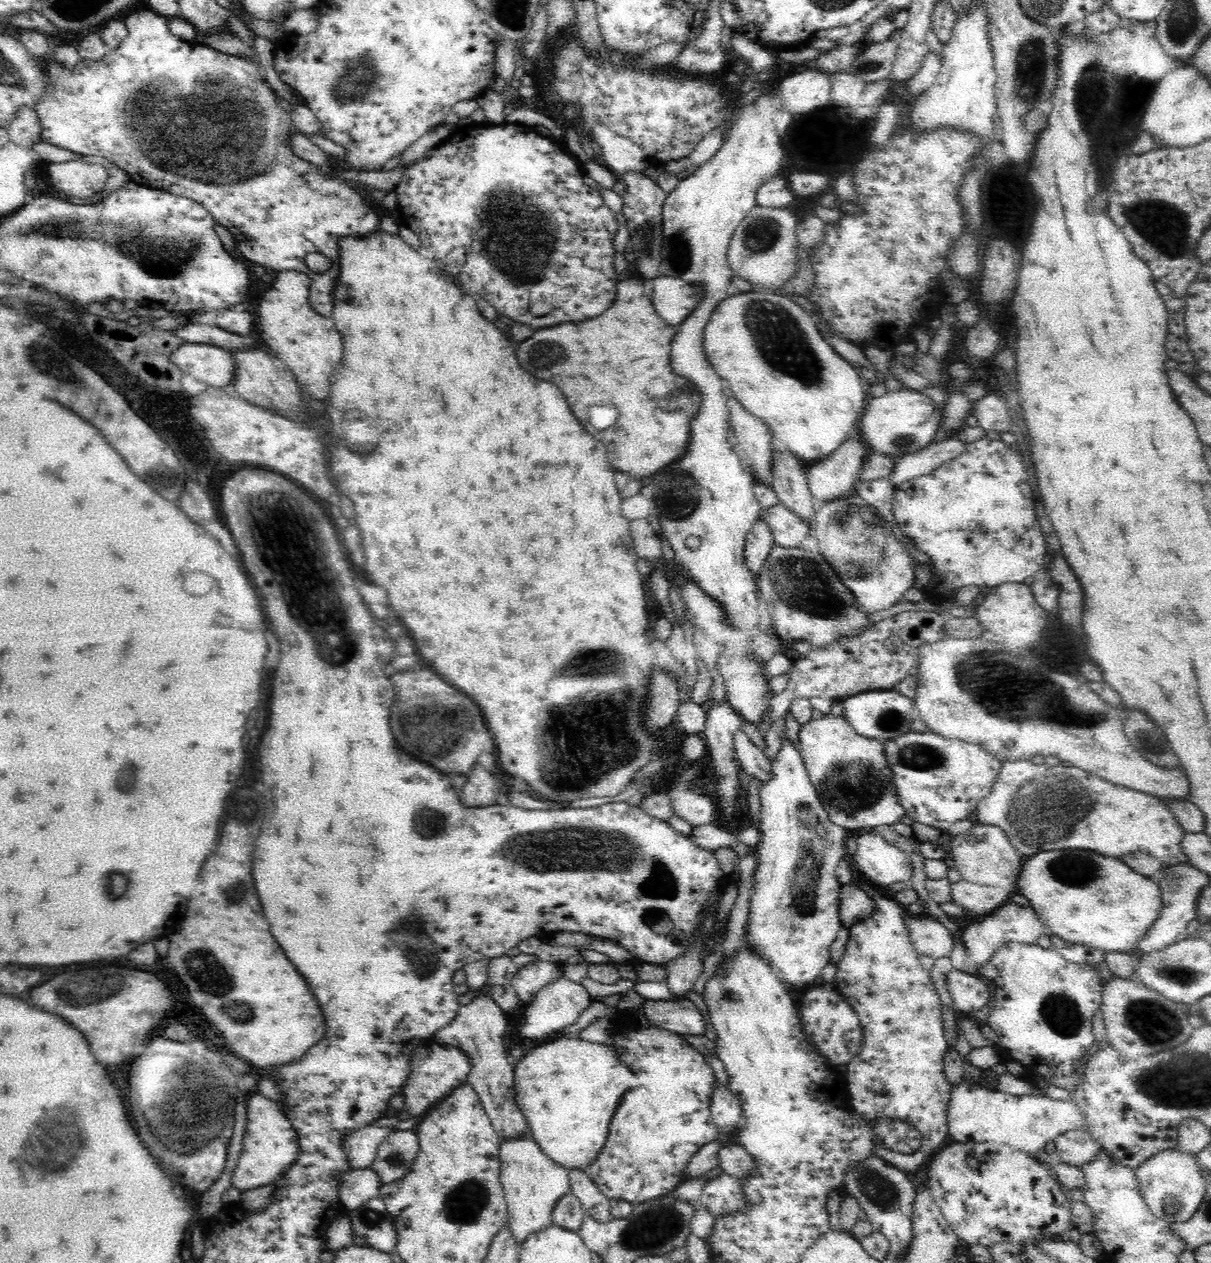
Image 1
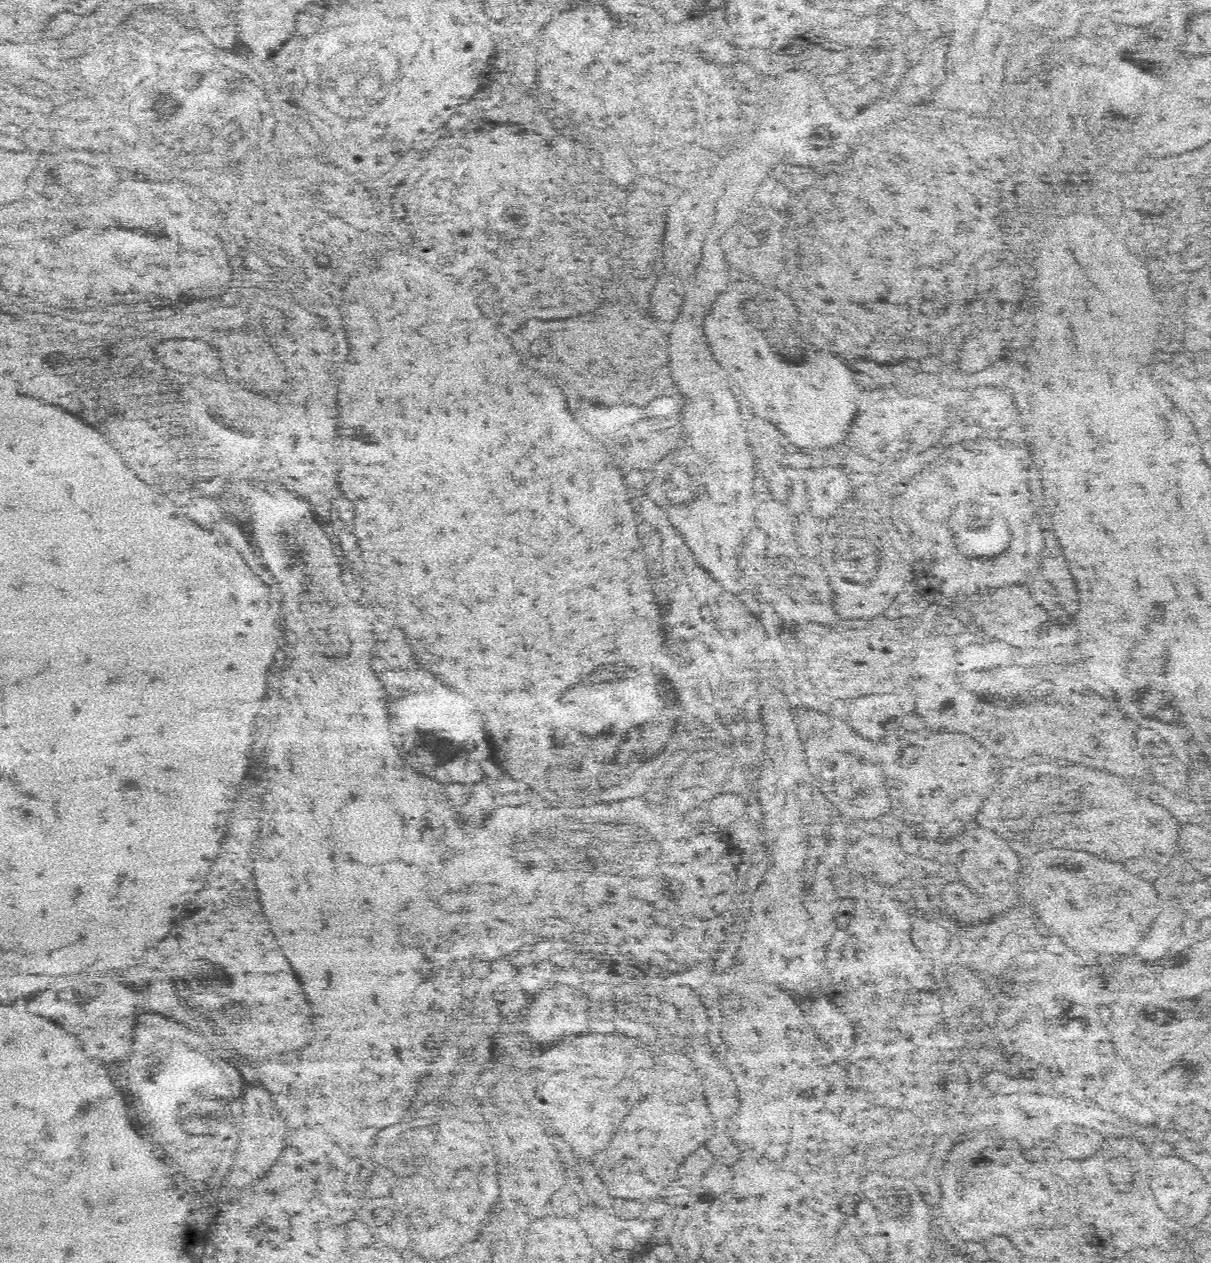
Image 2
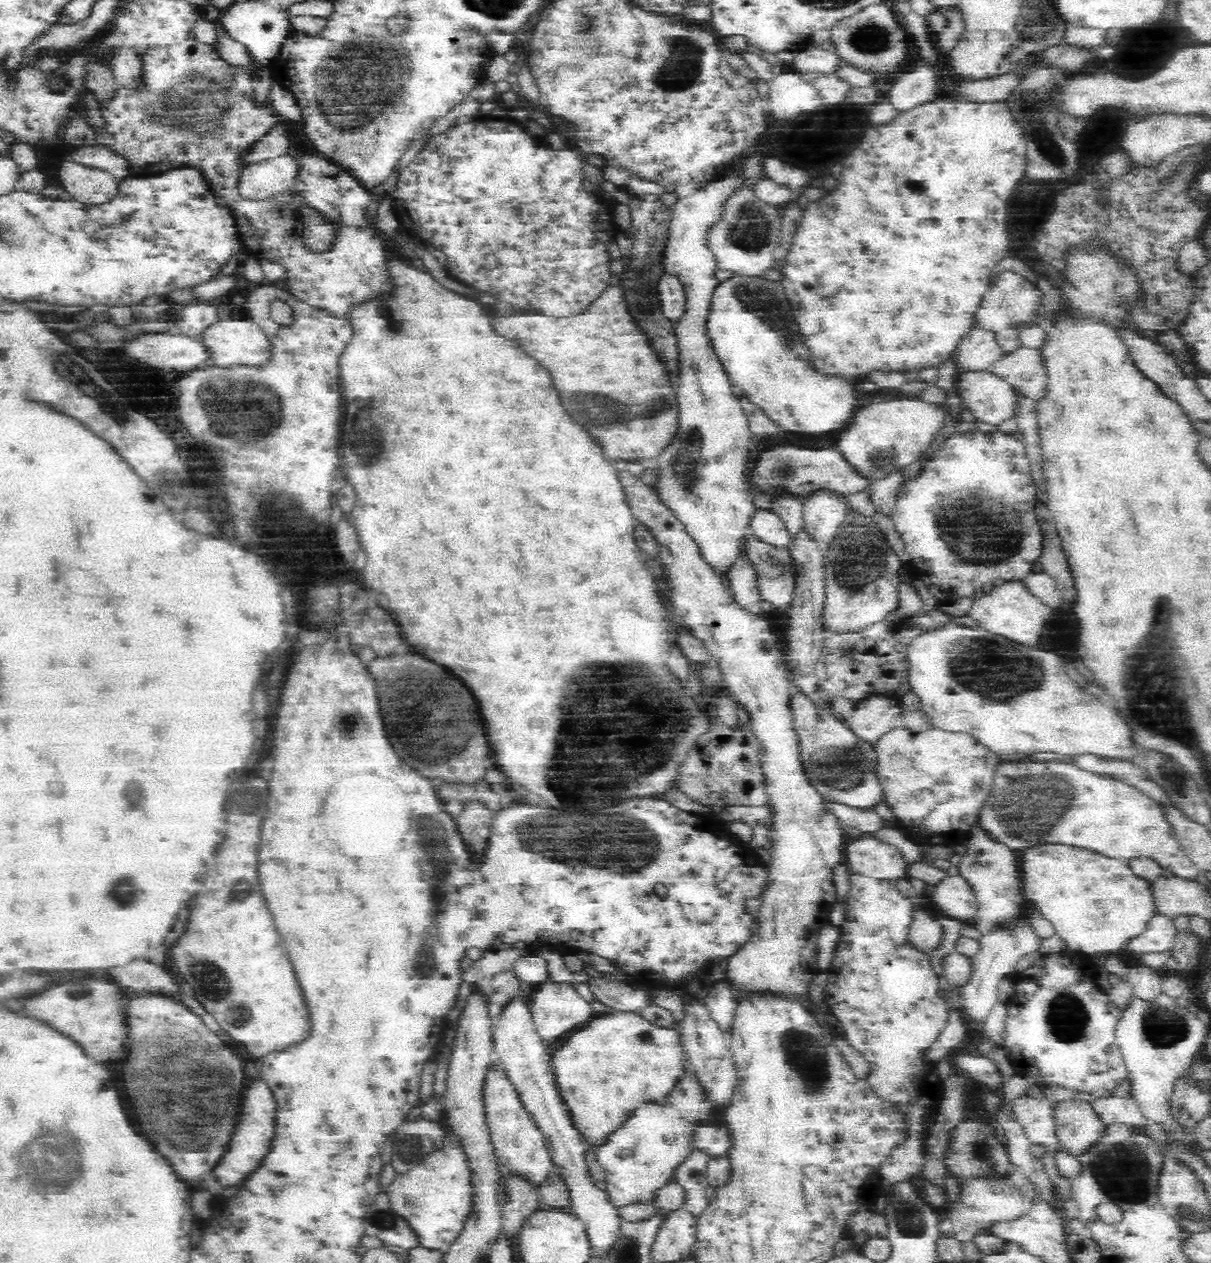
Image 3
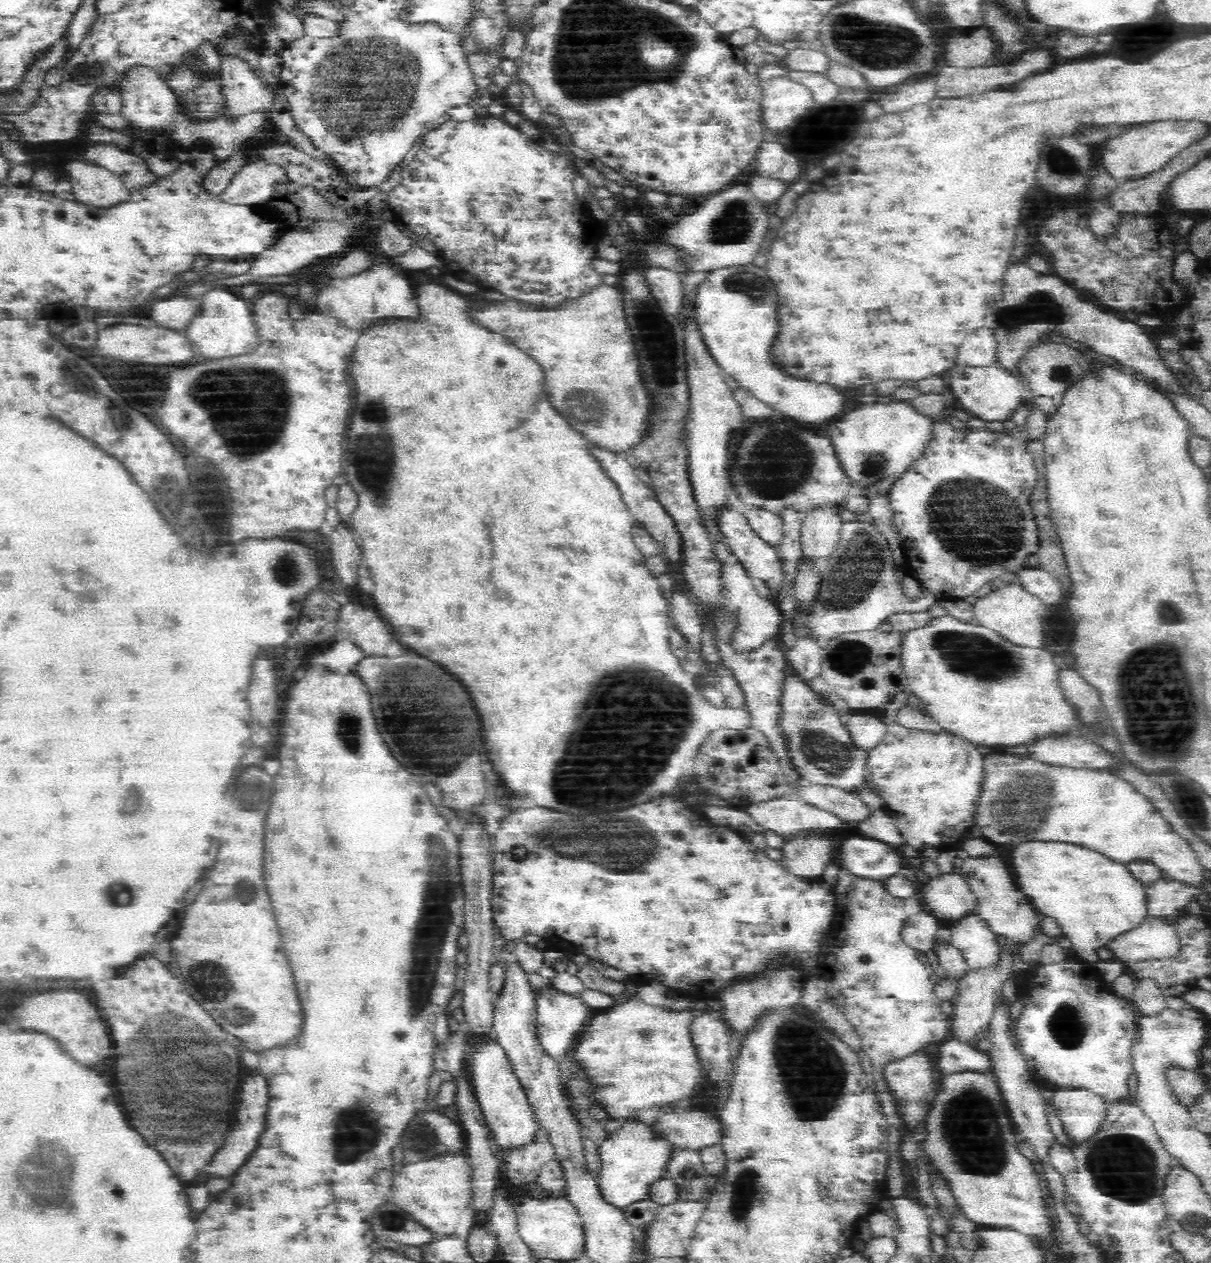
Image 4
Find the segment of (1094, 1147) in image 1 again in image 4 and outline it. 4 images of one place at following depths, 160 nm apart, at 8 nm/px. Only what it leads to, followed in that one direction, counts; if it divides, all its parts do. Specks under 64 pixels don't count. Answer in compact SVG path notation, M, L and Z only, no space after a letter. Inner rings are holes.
M1055 1089L1051 1100L1056 1116L1073 1147L1088 1142L1107 1118L1108 1104L1088 1090Z

